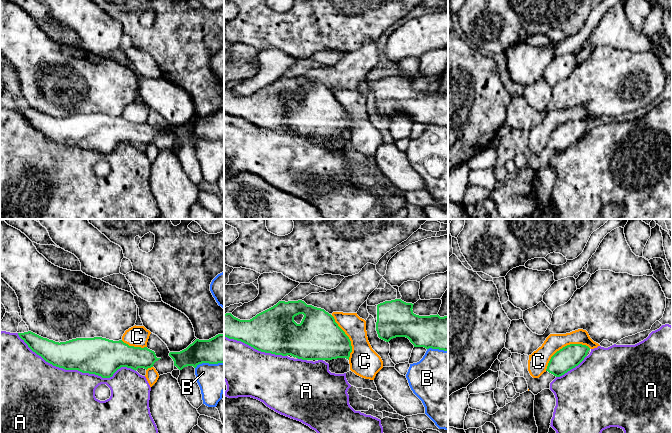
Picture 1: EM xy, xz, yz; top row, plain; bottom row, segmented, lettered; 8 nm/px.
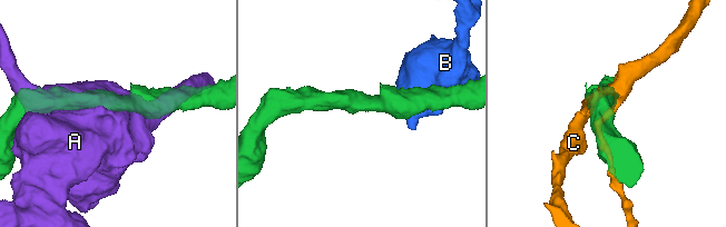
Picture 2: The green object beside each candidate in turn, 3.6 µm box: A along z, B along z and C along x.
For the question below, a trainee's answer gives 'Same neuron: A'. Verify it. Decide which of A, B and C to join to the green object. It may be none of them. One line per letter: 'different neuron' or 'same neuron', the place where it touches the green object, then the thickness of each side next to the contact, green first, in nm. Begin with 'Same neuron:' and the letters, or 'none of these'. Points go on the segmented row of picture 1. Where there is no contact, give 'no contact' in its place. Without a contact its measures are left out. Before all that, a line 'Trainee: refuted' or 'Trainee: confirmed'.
Trainee: refuted
Same neuron: none of these
A: different neuron; meets green in xy at (75, 369); 300 nm thick on the green side, 460 nm on the other
B: different neuron; meets green in xy at (209, 363); 240 nm thick on the green side, 240 nm on the other
C: different neuron; meets green in yz at (565, 346); 190 nm thick on the green side, 160 nm on the other

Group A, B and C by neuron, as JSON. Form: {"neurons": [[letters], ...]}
{"neurons": [["A"], ["B"], ["C"]]}

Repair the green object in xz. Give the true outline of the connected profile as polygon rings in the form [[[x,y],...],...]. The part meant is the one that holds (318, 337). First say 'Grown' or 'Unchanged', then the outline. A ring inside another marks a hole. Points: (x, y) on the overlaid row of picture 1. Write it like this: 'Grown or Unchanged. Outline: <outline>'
Unchanged. Outline: [[[279,301],[273,307],[257,314],[250,320],[240,320],[231,313],[224,314],[224,337],[241,341],[254,349],[275,355],[291,355],[302,360],[332,360],[346,358],[349,360],[352,352],[351,341],[345,332],[335,322],[334,317],[324,309],[307,305],[304,301]],[[303,314],[300,324],[294,321],[294,317]]]

